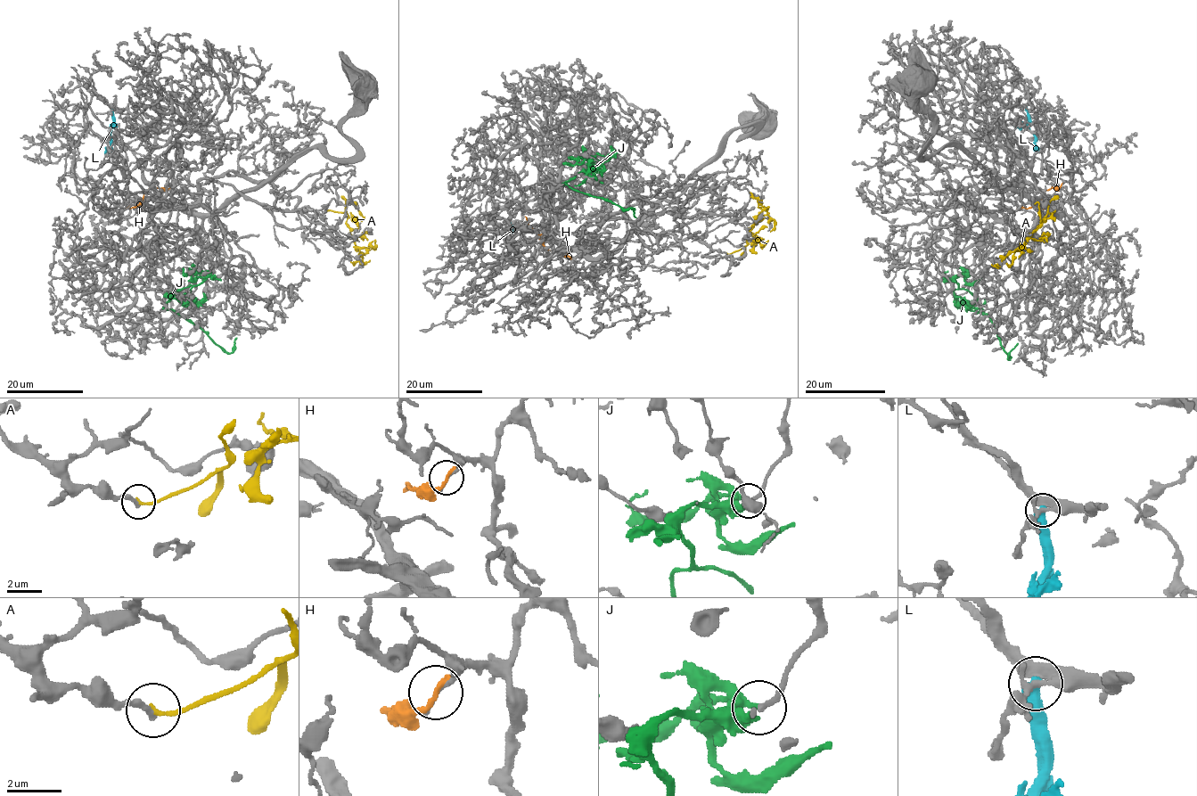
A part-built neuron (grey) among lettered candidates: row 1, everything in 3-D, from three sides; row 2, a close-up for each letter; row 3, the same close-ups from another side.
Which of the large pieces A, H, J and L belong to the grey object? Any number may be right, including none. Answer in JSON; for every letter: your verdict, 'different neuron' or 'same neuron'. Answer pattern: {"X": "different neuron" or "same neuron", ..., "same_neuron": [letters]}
{"A": "different neuron", "H": "different neuron", "J": "different neuron", "L": "different neuron", "same_neuron": []}

